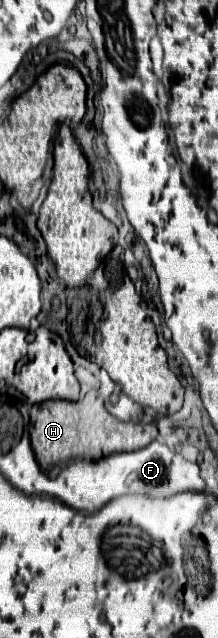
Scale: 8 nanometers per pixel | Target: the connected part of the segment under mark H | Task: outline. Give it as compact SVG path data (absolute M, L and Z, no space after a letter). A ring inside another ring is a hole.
M85 396L79 402L67 400L51 400L41 402L31 408L29 420L29 434L35 458L43 470L53 464L69 462L75 458L81 460L101 460L113 452L129 452L145 448L157 436L157 428L153 424L135 424L135 422L121 422L111 416L103 402L93 396Z

